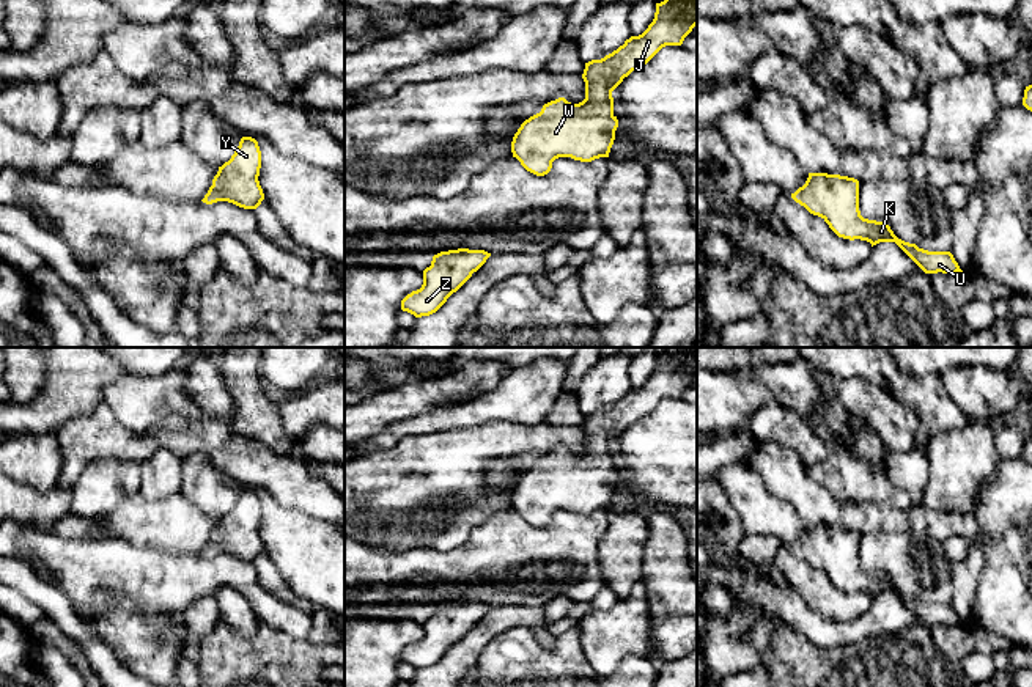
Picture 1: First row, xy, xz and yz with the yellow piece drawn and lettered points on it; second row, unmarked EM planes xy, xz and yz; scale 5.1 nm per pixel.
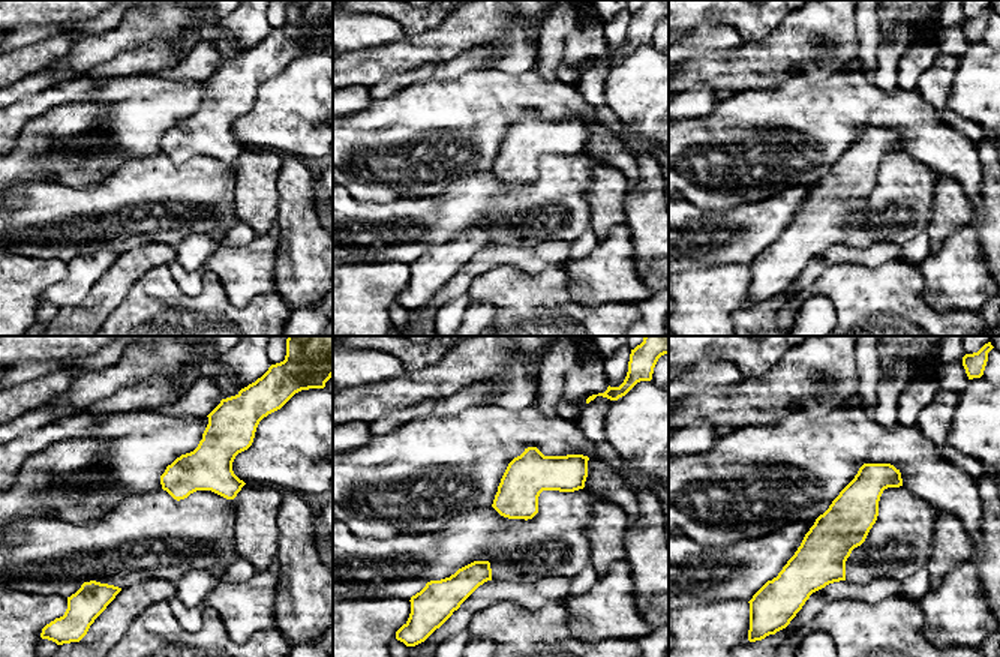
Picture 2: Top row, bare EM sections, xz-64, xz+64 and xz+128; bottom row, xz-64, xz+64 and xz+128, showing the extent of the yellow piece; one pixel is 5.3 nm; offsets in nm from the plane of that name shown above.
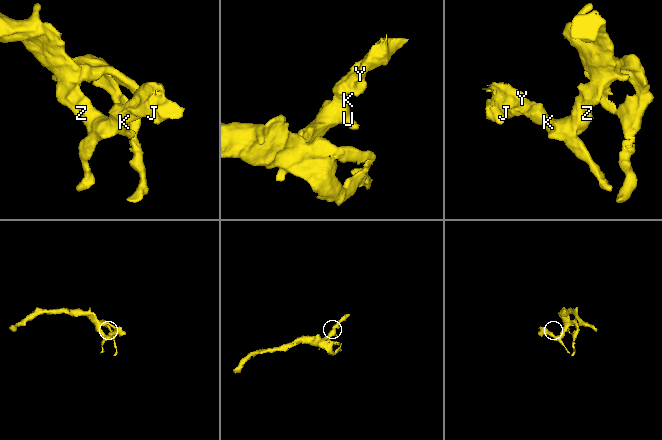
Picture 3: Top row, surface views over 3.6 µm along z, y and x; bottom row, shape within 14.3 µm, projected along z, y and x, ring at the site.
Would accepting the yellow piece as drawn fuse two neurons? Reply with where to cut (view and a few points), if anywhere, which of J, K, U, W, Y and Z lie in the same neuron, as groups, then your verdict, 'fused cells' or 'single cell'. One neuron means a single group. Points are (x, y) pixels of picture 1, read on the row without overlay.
no cut; J K U W Y Z; single cell

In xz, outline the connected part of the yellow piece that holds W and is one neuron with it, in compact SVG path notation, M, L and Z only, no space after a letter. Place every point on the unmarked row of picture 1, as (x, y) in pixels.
M667 347L664 354L656 355L654 371L642 387L631 388L604 410L585 415L582 426L585 451L582 454L571 456L565 450L558 450L544 456L540 465L521 476L511 494L513 509L536 528L547 527L552 514L558 509L571 509L580 514L609 509L618 479L618 472L614 467L612 443L632 423L647 417L662 399L681 398L695 377L697 347Z

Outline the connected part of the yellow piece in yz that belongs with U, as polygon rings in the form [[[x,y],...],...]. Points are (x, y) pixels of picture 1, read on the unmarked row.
[[[809,525],[791,550],[810,566],[821,569],[843,591],[873,597],[895,594],[925,626],[963,624],[950,604],[928,604],[898,591],[884,574],[868,572],[859,563],[859,533],[840,527]]]

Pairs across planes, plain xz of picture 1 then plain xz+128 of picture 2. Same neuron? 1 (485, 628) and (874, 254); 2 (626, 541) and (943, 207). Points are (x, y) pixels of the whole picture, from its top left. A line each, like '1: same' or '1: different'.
1: same
2: same

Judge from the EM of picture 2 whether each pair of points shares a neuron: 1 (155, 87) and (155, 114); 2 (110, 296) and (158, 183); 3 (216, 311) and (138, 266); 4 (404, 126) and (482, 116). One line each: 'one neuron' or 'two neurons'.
1: two neurons
2: two neurons
3: two neurons
4: one neuron

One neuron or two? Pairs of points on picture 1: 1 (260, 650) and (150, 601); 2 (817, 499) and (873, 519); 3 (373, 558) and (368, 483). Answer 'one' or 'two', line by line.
1: two
2: one
3: two

